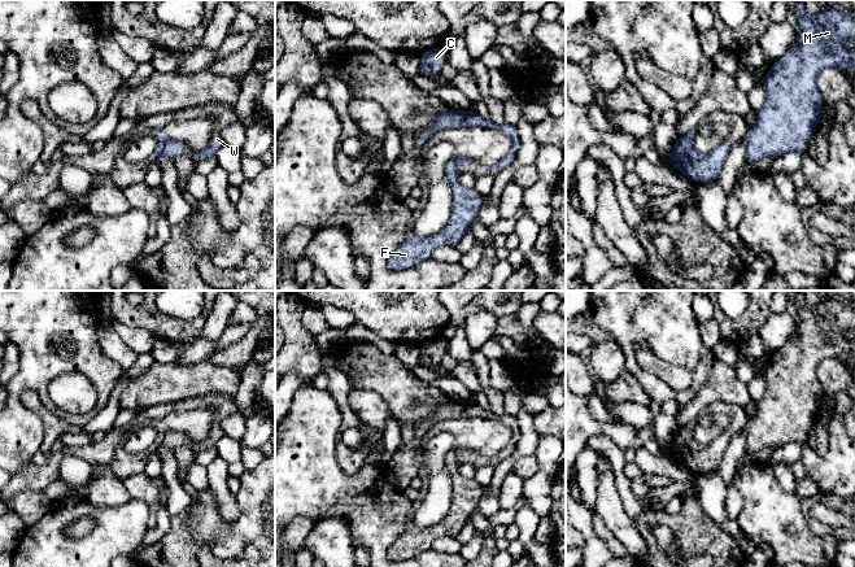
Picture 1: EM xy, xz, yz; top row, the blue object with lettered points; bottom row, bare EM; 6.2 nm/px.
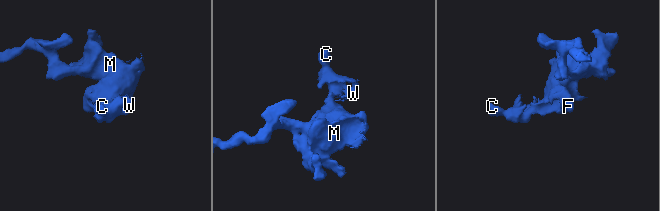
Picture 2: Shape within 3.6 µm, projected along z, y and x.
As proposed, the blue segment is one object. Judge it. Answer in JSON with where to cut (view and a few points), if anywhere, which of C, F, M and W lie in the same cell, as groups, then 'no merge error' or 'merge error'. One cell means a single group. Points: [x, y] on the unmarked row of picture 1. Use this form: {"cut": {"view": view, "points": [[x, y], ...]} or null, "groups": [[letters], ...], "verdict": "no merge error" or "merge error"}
{"cut": {"view": "xy", "points": [[168, 431], [162, 443], [155, 450]]}, "groups": [["C", "W"], ["F", "M"]], "verdict": "merge error"}

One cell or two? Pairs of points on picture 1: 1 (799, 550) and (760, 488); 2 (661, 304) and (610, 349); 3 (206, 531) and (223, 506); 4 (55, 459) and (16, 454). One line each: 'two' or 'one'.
1: one
2: two
3: two
4: two

